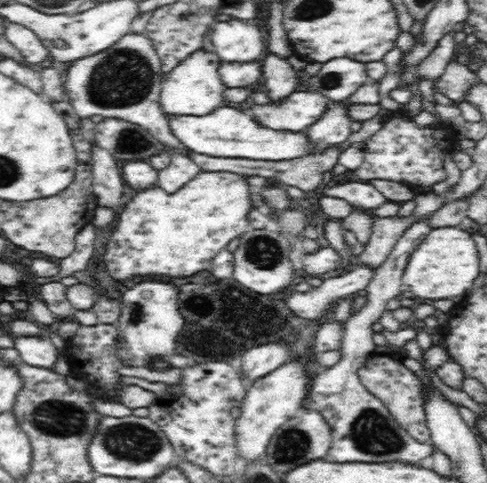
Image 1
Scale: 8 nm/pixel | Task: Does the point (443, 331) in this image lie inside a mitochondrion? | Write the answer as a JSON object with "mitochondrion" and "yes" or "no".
{"mitochondrion":"no"}

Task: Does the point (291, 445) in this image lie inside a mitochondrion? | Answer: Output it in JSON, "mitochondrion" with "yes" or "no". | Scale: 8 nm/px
{"mitochondrion":"yes"}

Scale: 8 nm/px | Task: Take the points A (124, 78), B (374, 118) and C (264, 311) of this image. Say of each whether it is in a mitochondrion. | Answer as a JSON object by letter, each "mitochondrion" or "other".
{"A":"mitochondrion","B":"other","C":"other"}

